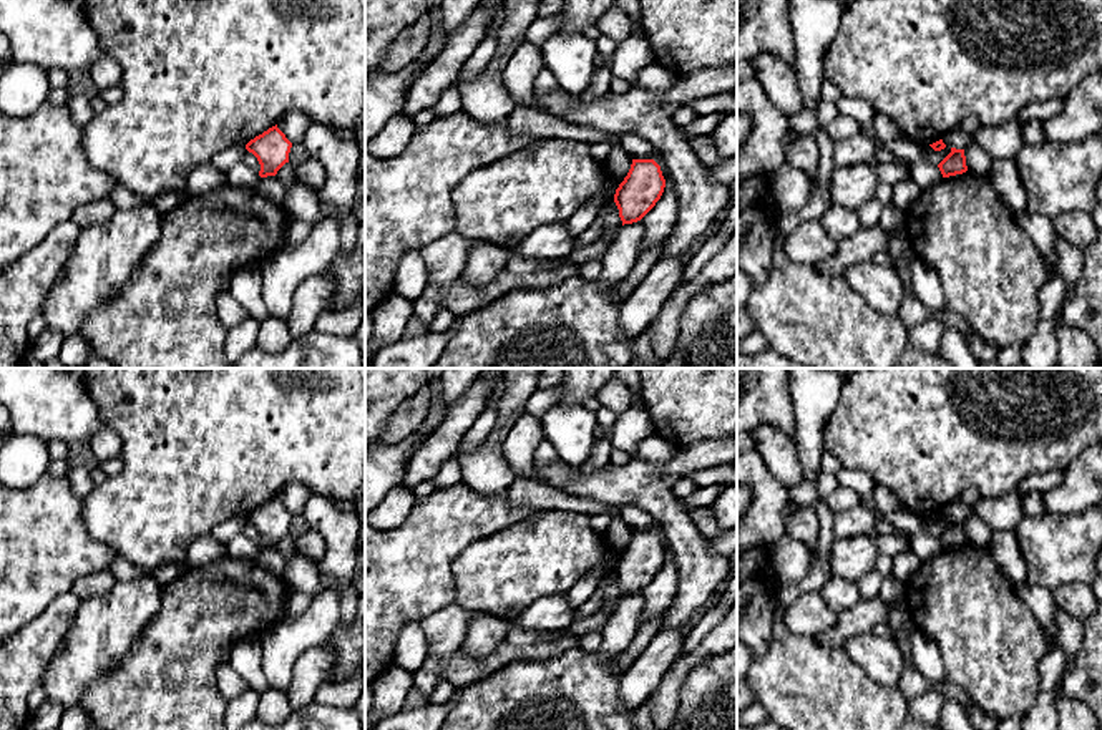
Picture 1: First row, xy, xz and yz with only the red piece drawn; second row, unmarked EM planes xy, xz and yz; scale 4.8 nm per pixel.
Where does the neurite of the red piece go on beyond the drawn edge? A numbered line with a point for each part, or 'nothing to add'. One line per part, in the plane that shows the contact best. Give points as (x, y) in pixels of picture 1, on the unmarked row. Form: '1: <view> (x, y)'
nothing to add

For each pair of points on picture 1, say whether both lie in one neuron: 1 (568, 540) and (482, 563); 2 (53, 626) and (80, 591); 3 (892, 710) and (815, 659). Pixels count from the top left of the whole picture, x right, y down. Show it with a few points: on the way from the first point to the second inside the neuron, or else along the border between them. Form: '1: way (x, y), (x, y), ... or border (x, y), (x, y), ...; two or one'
1: way (546, 556), (525, 563), (503, 563); one
2: border (70, 589), (80, 599); two
3: way (873, 710), (867, 710), (833, 677); one

